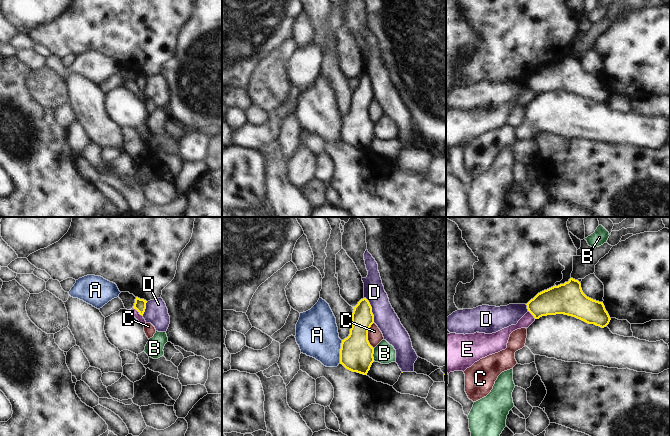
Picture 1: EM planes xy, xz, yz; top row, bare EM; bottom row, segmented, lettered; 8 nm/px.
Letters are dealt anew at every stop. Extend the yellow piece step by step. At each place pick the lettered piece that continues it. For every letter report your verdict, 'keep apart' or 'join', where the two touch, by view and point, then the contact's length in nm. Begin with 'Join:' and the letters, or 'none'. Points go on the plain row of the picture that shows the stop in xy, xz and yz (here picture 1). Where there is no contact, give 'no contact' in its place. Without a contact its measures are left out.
Join: none
A: keep apart; contact xz (340, 127); length 190 nm
B: keep apart; contact xz (373, 129); length 100 nm
C: keep apart; contact xz (367, 111); length 220 nm
D: keep apart; contact xz (371, 86); length 220 nm
E: keep apart; contact xy (138, 87); length 110 nm

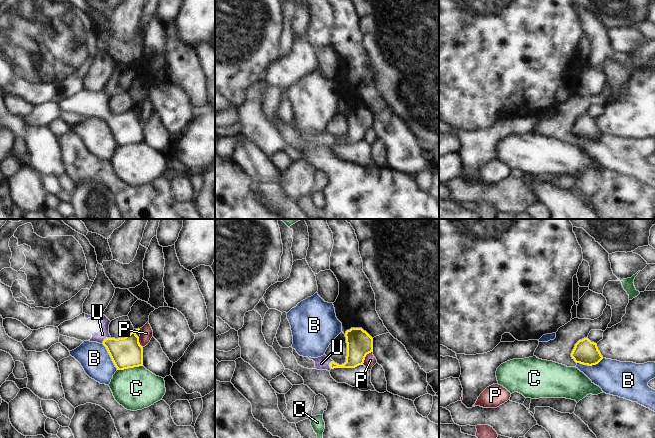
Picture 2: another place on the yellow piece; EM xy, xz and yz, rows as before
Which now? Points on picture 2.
Join: U
B: keep apart; contact yz (590, 141); length 220 nm
C: keep apart; contact xy (129, 143); length 220 nm
P: keep apart; contact xz (365, 132); length 140 nm
U: join; contact xy (105, 115); length 90 nm

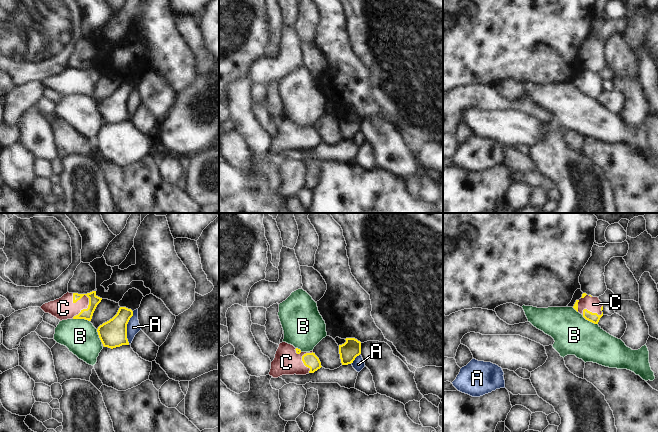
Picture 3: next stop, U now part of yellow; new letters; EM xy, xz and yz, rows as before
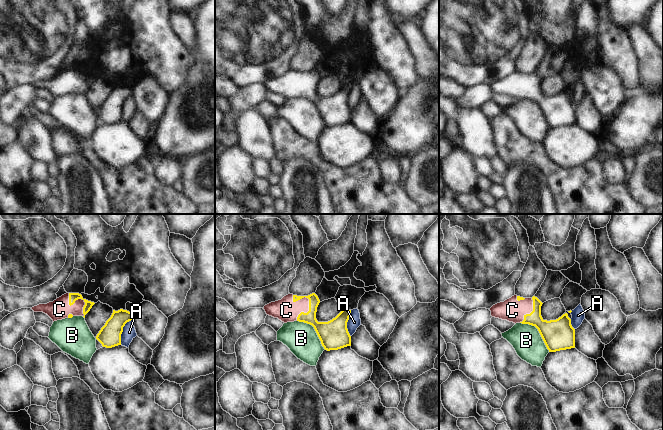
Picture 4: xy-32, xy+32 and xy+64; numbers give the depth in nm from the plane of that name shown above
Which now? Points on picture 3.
Join: C
A: keep apart; contact xy (126, 103); length 260 nm
B: keep apart; contact xy (81, 94); length 140 nm
C: join; contact xy (87, 84); length 220 nm

